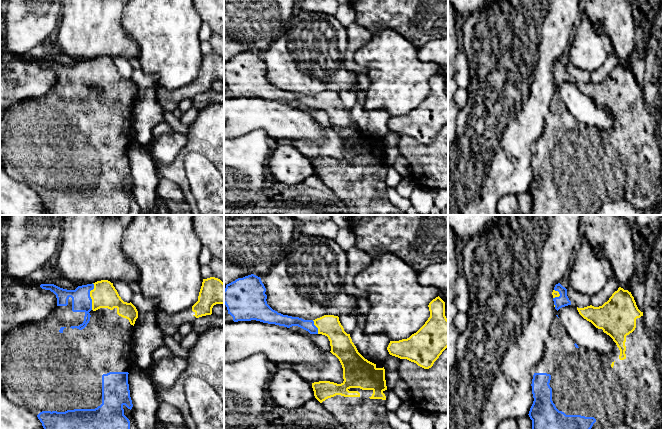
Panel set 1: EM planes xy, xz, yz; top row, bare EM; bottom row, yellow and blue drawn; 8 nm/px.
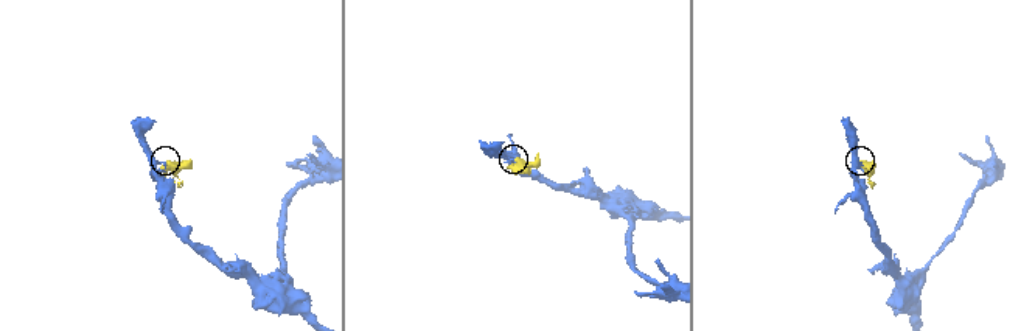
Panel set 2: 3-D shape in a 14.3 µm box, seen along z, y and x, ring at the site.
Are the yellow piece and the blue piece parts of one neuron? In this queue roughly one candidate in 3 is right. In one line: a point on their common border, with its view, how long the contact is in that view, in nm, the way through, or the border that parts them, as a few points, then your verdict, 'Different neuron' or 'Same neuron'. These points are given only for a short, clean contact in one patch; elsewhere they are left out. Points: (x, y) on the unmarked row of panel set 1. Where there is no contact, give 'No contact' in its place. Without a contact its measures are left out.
Touches yellow at xy (90, 72). Shared border 220 nm. Path across: xy (104, 71), (90, 72), (81, 77). Same neuron

